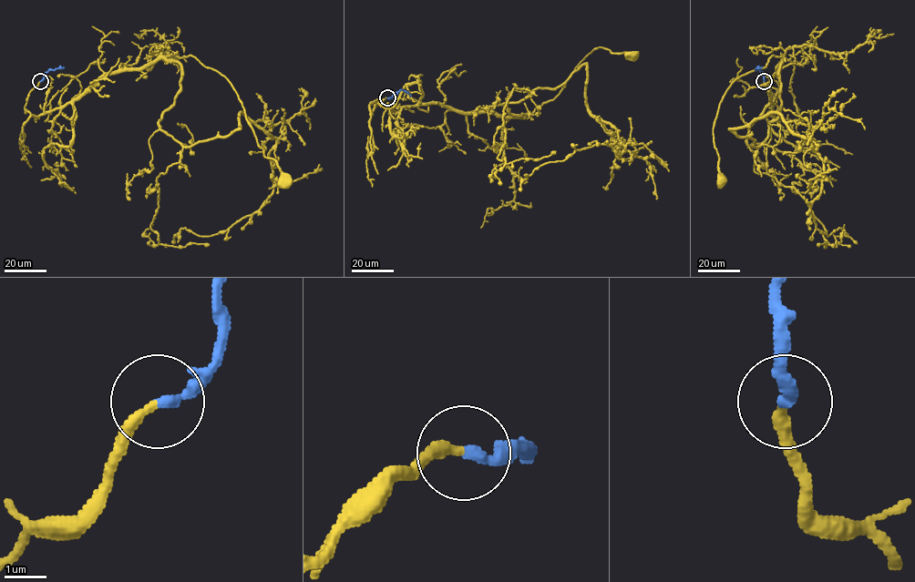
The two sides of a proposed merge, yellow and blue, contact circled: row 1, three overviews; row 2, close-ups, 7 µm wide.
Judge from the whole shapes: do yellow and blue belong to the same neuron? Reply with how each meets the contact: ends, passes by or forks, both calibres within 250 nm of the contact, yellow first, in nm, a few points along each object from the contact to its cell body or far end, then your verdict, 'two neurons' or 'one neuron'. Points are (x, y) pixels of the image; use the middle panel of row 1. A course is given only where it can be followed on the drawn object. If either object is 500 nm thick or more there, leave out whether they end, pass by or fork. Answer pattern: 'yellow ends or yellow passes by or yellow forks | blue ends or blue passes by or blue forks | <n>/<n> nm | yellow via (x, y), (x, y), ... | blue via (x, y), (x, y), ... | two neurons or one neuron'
yellow ends | blue ends | 260/260 nm | yellow via (387, 97), (371, 112), (376, 102), (391, 107), (442, 104), (528, 118), (558, 95), (595, 48), (633, 56) | blue via (387, 97), (401, 89), (410, 96) | one neuron

